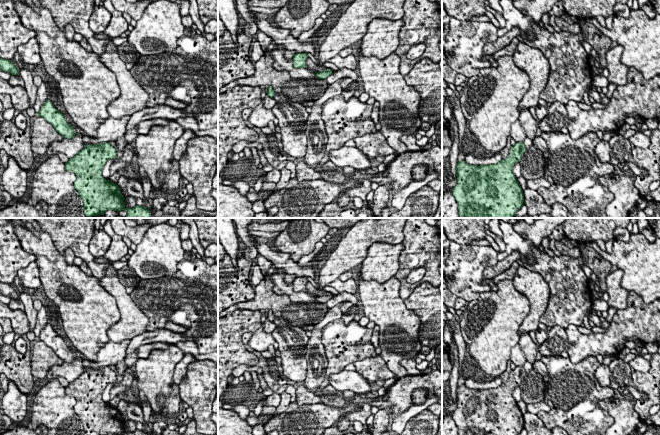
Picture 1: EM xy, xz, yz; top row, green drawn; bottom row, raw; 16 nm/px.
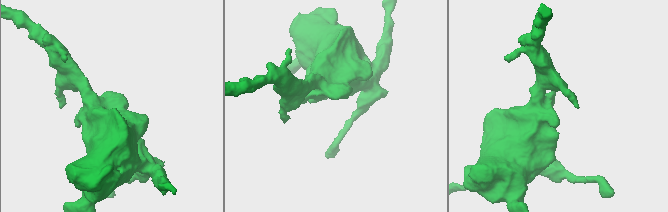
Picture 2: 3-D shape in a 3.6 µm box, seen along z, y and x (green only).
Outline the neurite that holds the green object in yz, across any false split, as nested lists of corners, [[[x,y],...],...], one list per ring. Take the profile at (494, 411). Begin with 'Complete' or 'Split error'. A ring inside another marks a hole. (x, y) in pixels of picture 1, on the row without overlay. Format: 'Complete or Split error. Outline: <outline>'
Complete. Outline: [[[523,366],[511,370],[505,384],[490,389],[457,387],[457,408],[452,418],[459,435],[518,435],[524,428],[523,414],[513,391],[526,375]]]

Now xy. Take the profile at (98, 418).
Complete. Outline: [[[108,366],[90,368],[65,387],[65,394],[76,399],[74,411],[83,423],[84,435],[149,435],[137,429],[126,432],[121,412],[102,400],[106,386],[116,379],[116,373]]]

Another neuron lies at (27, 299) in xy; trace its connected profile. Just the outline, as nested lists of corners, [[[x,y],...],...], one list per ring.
[[[23,288],[23,291],[19,293],[19,298],[25,307],[25,314],[29,321],[30,332],[33,332],[36,326],[37,314],[38,311],[33,306],[34,297],[26,292]]]

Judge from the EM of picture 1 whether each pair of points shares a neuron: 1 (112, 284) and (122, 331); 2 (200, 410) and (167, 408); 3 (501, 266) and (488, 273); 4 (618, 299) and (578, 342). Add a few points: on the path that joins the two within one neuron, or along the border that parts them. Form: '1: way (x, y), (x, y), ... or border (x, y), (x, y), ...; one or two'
1: way (121, 296), (125, 303), (125, 319); one
2: border (178, 385), (178, 393), (181, 399); two
3: way (498, 268), (491, 272); one
4: border (629, 291), (627, 305), (617, 310); two

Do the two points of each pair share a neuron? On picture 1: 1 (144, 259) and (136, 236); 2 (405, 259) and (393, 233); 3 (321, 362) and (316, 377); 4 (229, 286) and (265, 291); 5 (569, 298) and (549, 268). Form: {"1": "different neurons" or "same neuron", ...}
{"1": "different neurons", "2": "different neurons", "3": "same neuron", "4": "different neurons", "5": "same neuron"}

